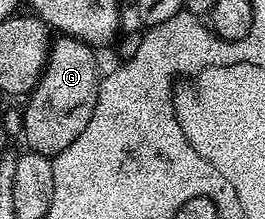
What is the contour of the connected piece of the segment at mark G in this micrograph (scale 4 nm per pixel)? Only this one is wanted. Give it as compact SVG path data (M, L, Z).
M58 37L51 42L42 78L25 100L26 111L21 112L22 135L29 150L53 157L84 133L88 121L92 121L92 109L96 109L100 82L98 59L94 55L97 55L95 48L82 39Z

